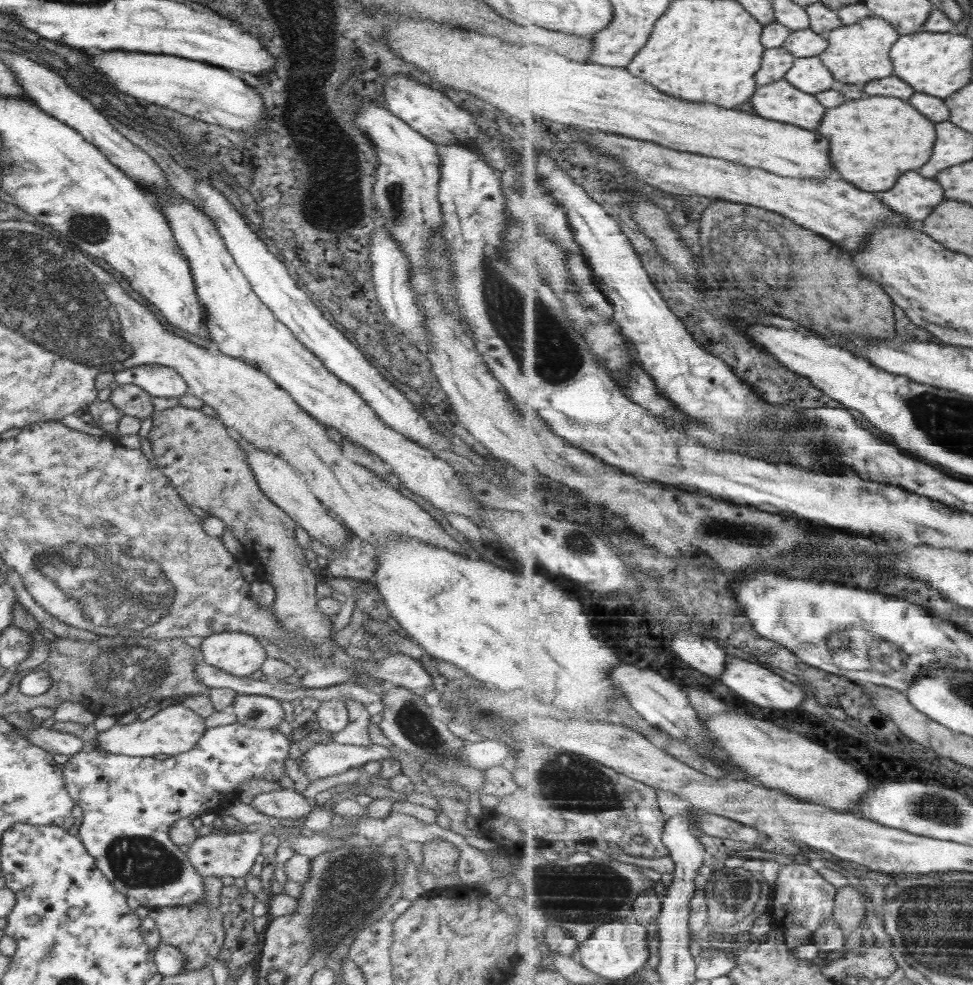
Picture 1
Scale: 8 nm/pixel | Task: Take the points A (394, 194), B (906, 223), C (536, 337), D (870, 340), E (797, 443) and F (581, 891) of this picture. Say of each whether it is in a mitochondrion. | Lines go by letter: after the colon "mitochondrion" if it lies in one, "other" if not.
A: mitochondrion
B: other
C: mitochondrion
D: other
E: mitochondrion
F: mitochondrion

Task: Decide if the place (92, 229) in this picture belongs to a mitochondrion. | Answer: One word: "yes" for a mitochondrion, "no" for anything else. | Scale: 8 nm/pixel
yes

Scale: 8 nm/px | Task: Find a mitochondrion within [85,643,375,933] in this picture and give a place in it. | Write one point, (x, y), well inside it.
(137, 862)

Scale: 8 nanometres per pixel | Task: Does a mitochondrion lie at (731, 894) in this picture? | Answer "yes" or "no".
yes

